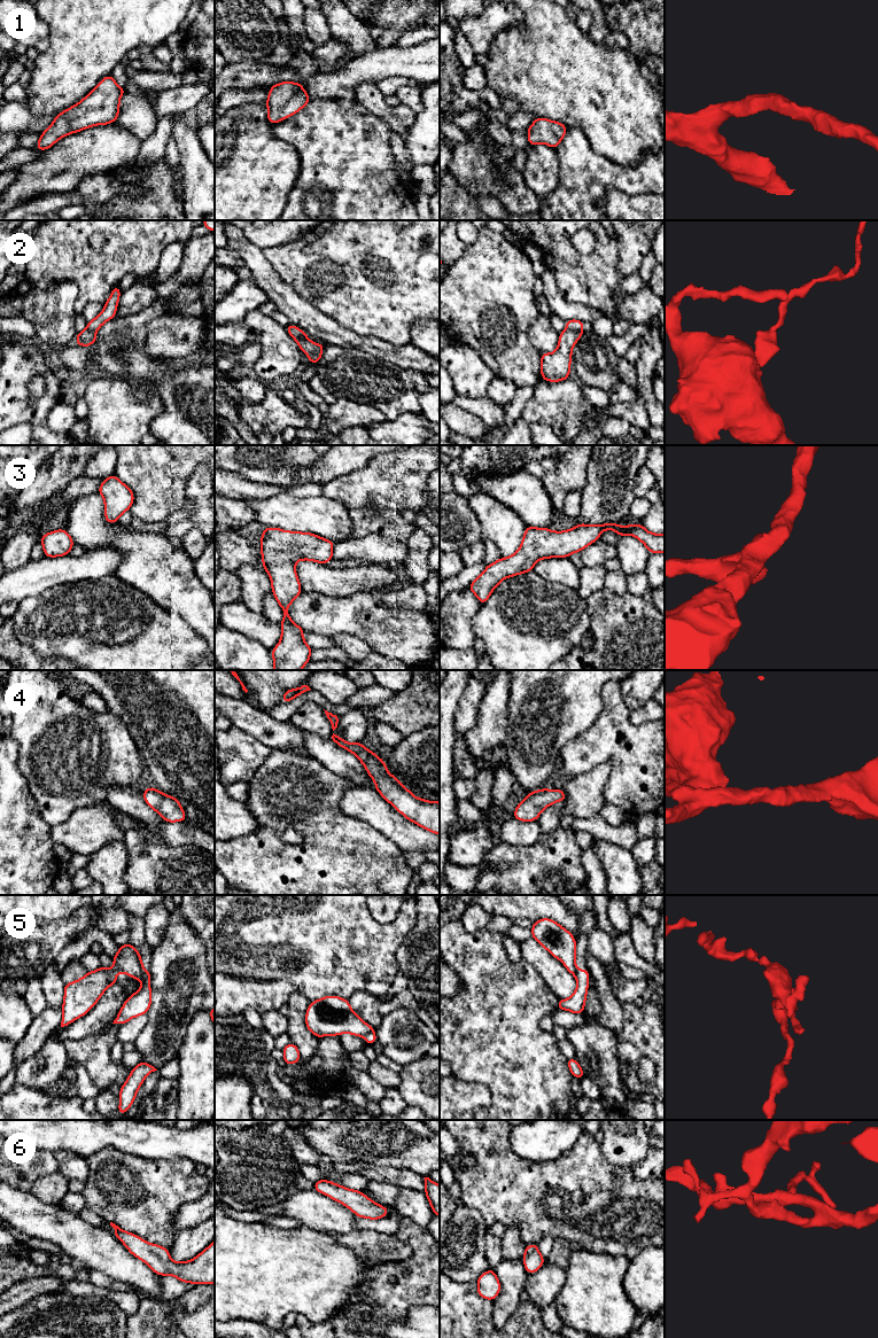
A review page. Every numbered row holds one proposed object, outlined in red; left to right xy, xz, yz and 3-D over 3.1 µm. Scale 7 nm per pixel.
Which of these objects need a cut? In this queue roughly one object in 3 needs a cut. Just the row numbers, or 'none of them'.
2, 5

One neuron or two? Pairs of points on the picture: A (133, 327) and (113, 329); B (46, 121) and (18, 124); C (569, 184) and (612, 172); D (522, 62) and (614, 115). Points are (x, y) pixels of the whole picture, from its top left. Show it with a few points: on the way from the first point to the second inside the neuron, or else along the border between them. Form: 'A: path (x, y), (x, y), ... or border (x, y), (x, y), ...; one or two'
A: path (129, 329), (117, 329); one
B: path (39, 124), (25, 124); one
C: path (580, 181), (589, 173), (601, 173); one
D: path (545, 63), (562, 76), (583, 84), (591, 92); one

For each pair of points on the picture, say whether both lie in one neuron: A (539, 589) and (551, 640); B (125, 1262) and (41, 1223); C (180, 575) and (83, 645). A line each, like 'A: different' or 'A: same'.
A: same
B: same
C: different

